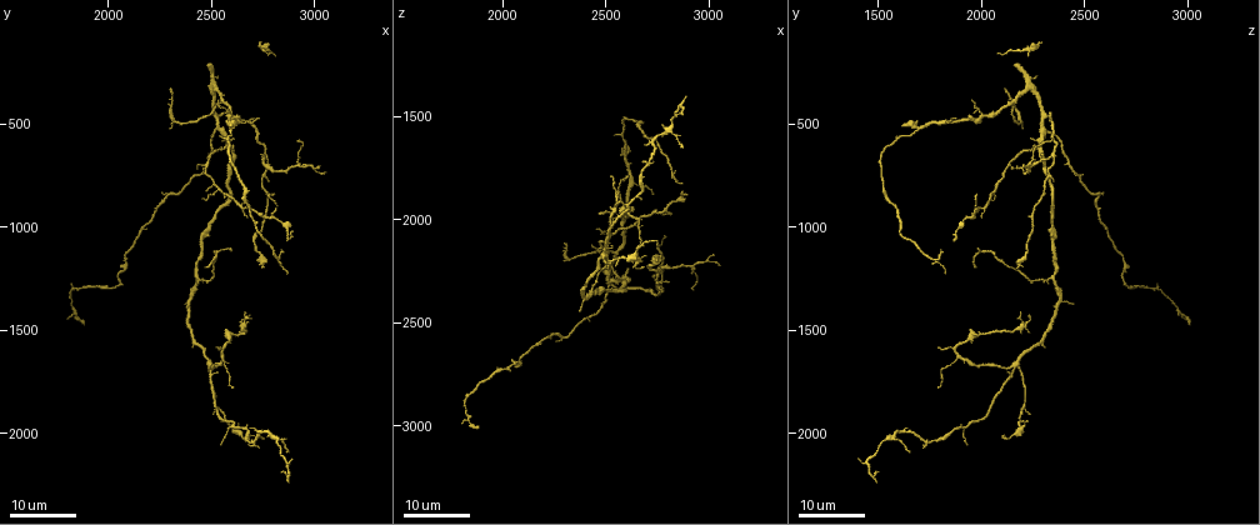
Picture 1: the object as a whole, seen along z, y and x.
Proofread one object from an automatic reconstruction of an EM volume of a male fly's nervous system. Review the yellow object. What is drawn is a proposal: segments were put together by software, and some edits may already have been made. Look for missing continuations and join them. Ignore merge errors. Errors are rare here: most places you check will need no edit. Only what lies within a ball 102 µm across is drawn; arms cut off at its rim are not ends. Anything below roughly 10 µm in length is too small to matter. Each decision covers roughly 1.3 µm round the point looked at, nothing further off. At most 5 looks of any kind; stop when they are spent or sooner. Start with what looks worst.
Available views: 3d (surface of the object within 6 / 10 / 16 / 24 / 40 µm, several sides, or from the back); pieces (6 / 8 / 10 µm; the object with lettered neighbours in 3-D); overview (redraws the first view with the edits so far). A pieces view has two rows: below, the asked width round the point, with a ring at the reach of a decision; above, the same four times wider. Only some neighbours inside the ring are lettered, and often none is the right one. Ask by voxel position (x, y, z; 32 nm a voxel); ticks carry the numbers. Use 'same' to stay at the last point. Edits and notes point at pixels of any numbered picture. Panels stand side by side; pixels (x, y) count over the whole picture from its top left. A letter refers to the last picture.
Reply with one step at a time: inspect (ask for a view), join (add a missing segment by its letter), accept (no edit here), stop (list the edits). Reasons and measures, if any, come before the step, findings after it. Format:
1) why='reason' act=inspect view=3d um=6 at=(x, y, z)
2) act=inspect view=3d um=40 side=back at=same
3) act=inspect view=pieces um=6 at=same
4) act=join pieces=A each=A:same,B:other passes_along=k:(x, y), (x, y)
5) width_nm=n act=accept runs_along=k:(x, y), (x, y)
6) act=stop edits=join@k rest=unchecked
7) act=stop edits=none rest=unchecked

why='an open end' act=inspect view=3d um=24 at=(1870, 1470, 3000)

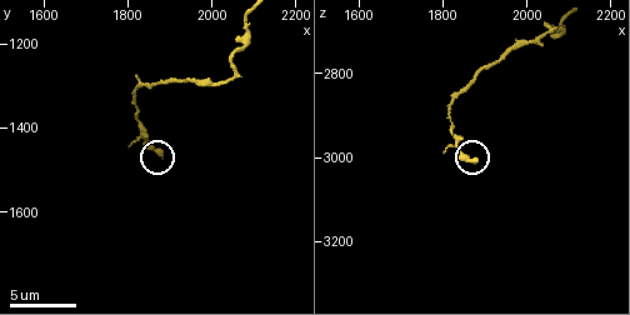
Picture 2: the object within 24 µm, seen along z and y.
act=inspect view=pieces um=6 at=(1875, 1460, 3010)

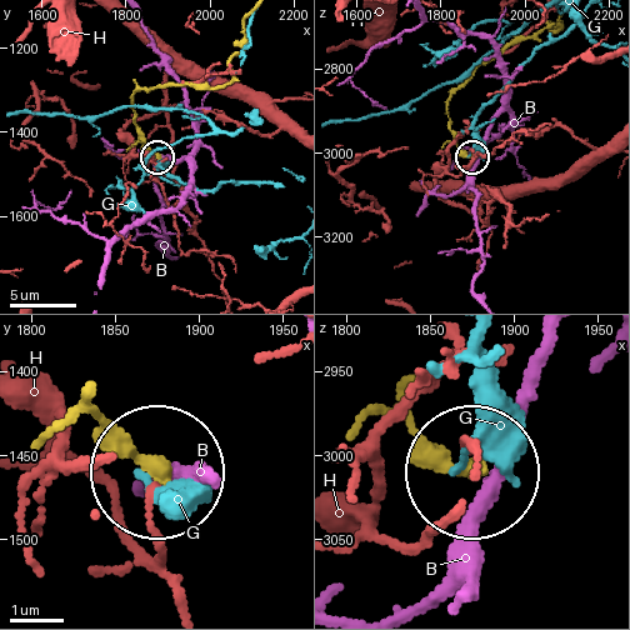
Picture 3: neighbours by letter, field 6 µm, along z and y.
act=accept each=B:other,G:other,H:other found='none of them fits'

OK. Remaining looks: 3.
why='tapers out' act=inspect view=3d um=16 at=(2470, 1180, 1970)

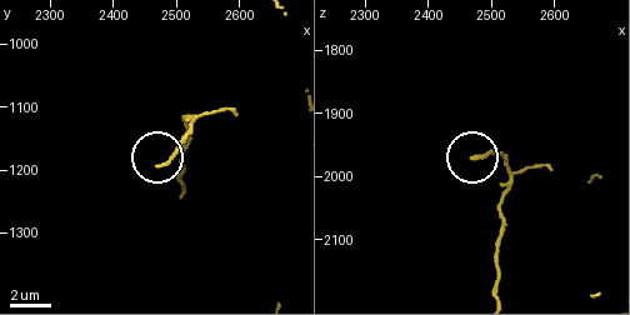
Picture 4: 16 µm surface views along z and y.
why='closer look' act=inspect view=3d um=6 at=(2475, 1190, 1975)

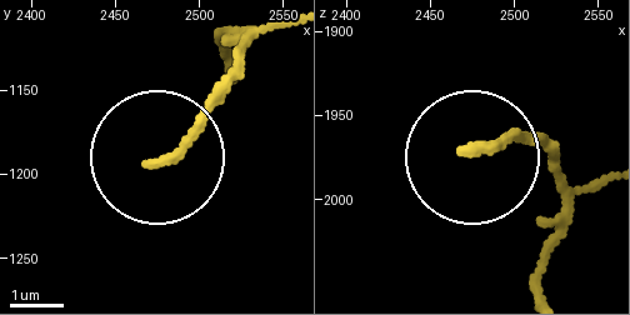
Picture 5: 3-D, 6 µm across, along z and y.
act=inspect view=pieces um=10 at=(2474, 1192, 1972)

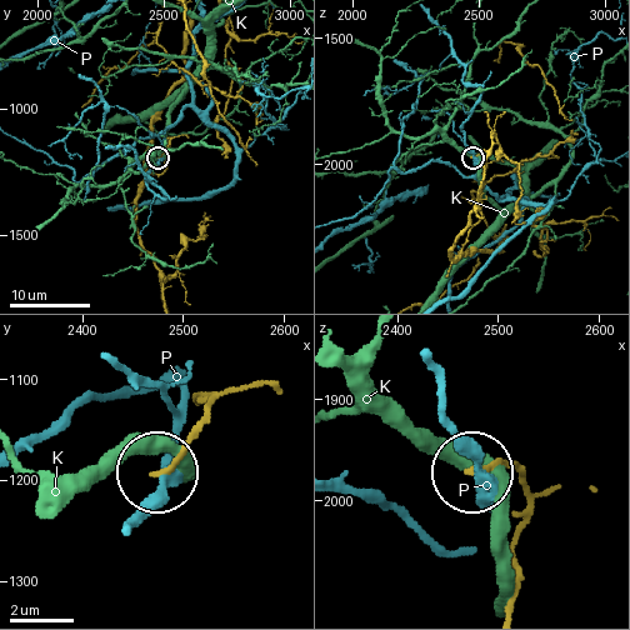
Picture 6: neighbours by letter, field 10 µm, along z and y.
width_nm=180 act=accept each=K:other,P:other runs_along=6:(509, 609), (514, 536), (530, 496), (509, 466), (476, 469) found='no lettered segment goes on from it'

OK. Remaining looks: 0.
act=stop edits=none rest=unchecked

